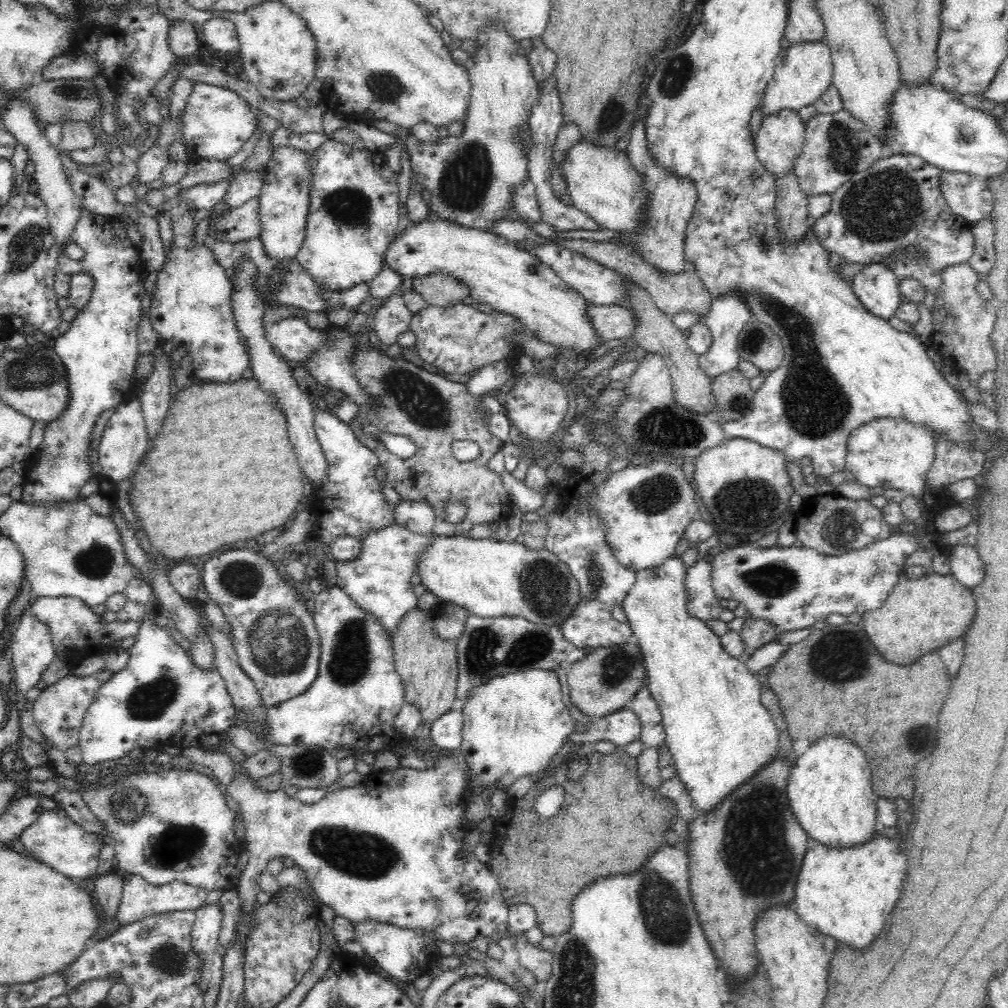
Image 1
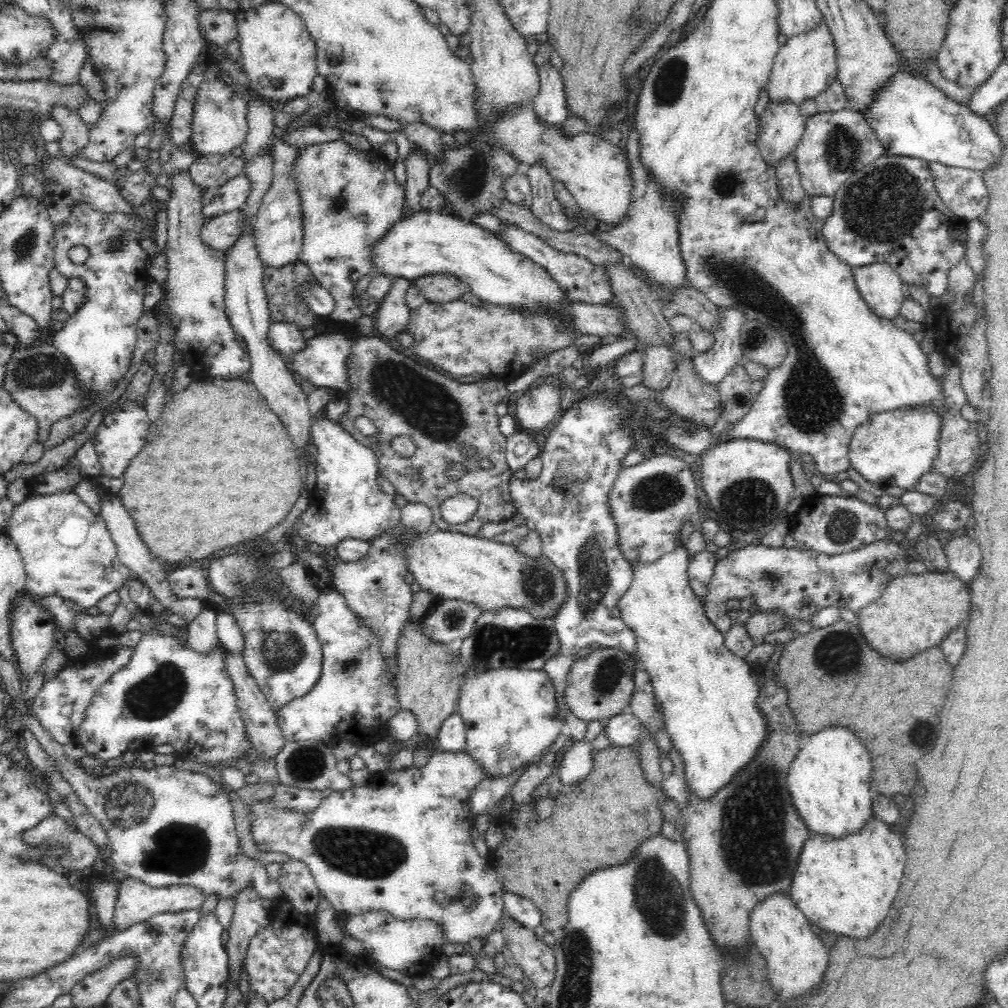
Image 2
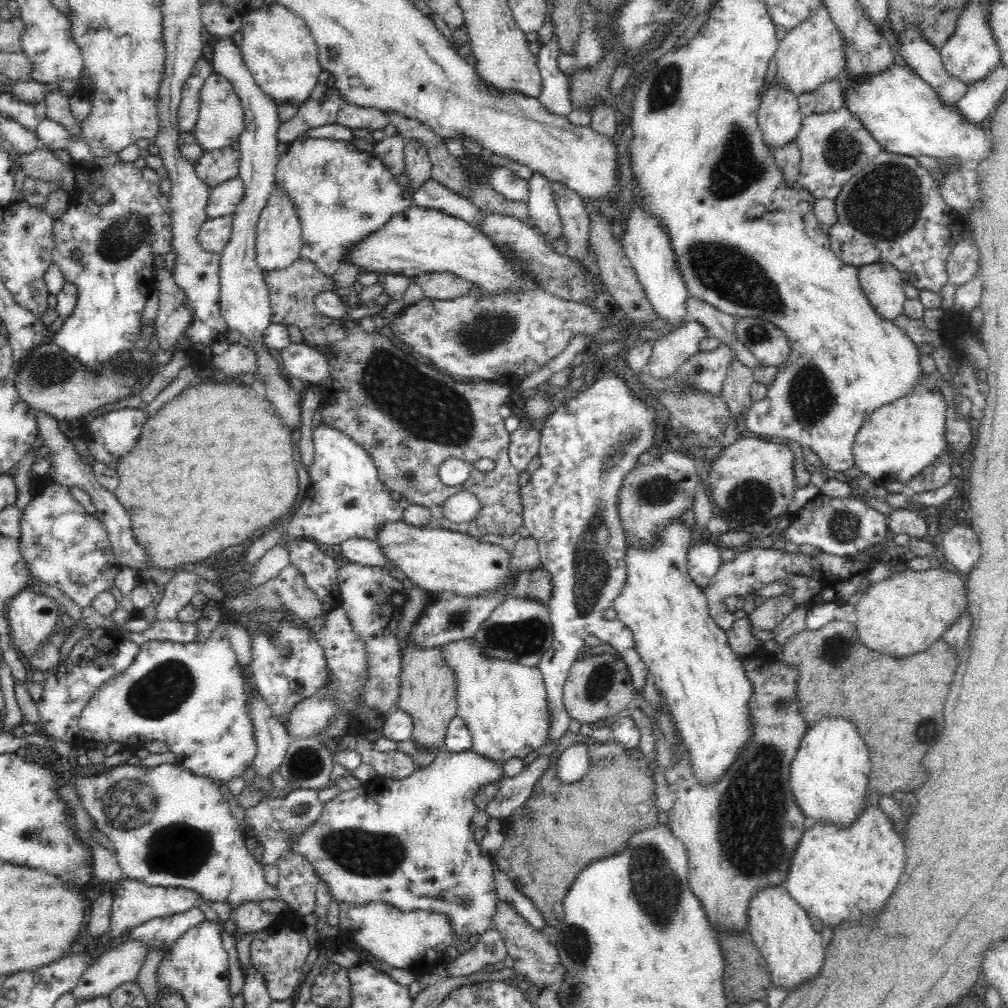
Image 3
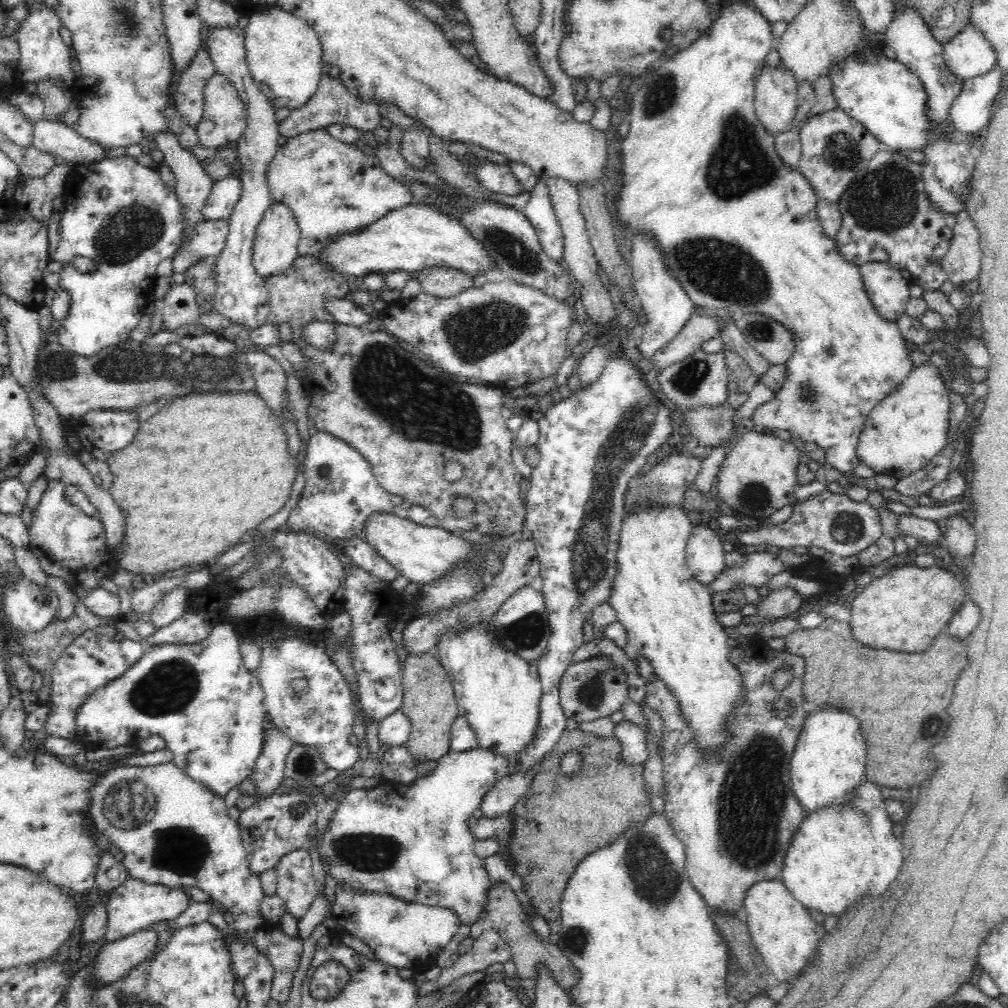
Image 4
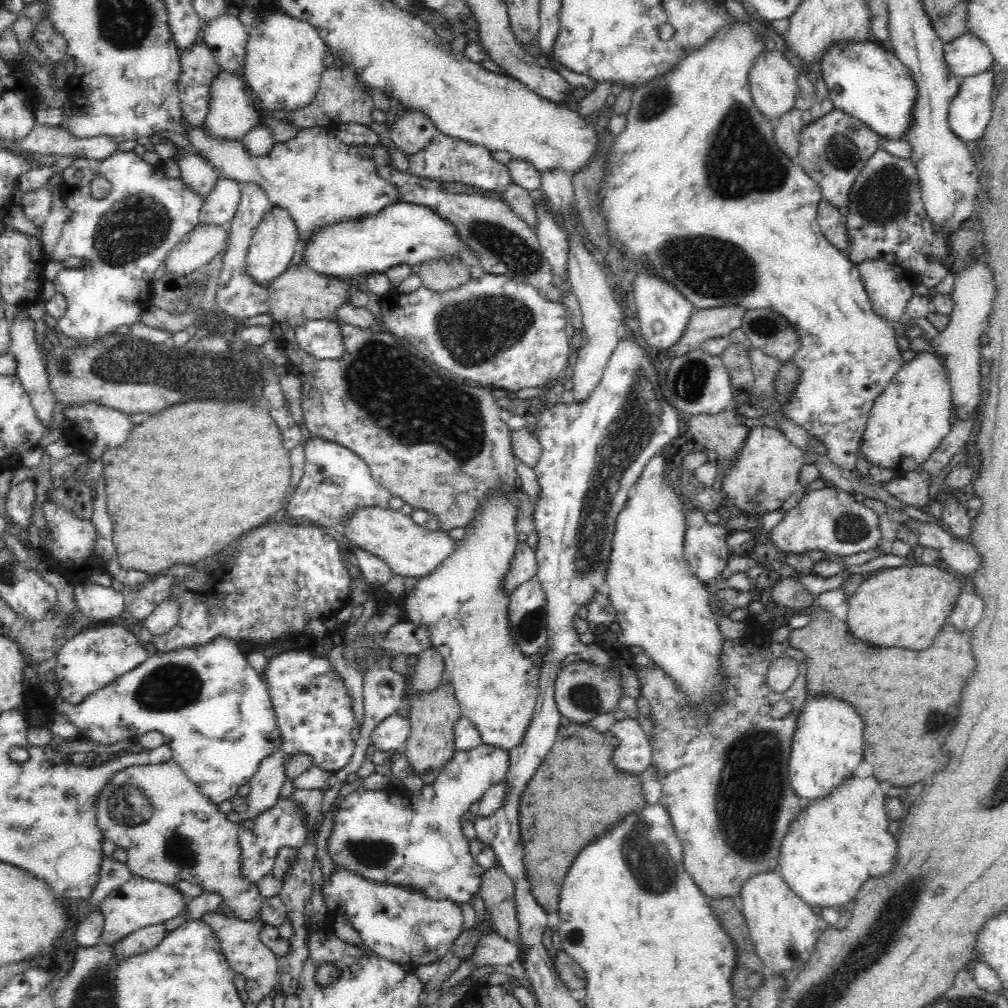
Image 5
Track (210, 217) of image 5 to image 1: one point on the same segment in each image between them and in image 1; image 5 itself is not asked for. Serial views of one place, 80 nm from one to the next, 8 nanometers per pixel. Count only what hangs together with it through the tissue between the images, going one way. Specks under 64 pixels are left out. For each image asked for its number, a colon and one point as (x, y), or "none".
1: (247, 186)
2: (233, 195)
3: (223, 199)
4: (225, 194)

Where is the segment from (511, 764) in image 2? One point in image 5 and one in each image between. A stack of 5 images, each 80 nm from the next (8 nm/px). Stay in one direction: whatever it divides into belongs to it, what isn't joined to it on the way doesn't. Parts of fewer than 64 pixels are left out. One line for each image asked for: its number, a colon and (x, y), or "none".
3: (504, 705)
4: (499, 694)
5: (496, 686)

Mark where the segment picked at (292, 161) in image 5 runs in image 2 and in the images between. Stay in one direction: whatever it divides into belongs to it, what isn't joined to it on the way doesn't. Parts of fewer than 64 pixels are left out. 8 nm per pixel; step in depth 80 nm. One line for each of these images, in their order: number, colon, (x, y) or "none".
2: (350, 199)
3: (342, 196)
4: (334, 189)

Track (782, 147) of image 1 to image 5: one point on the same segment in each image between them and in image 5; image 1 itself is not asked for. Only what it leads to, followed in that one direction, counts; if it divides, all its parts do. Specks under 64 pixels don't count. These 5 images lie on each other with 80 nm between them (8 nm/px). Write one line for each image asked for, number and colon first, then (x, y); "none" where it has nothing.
2: (780, 127)
3: (779, 119)
4: (775, 100)
5: (773, 79)

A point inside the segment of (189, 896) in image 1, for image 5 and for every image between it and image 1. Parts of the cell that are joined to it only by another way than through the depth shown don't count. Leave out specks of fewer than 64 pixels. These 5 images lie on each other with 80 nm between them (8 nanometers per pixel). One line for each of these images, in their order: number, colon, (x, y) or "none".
2: (137, 901)
3: (134, 902)
4: (132, 906)
5: (139, 902)

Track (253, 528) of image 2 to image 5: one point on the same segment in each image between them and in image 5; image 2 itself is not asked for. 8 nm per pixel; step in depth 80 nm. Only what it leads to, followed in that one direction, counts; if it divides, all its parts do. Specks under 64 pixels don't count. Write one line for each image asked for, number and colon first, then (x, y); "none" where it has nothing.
3: (214, 465)
4: (190, 489)
5: (174, 487)

